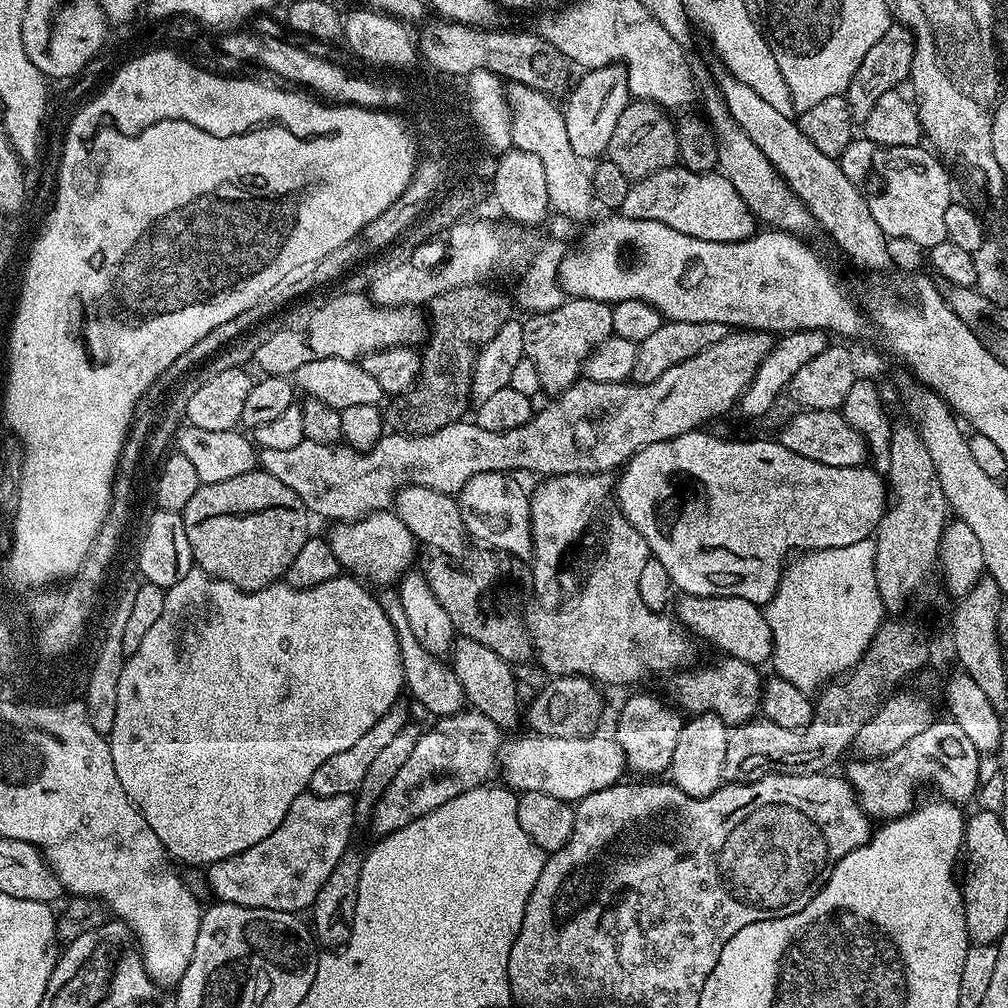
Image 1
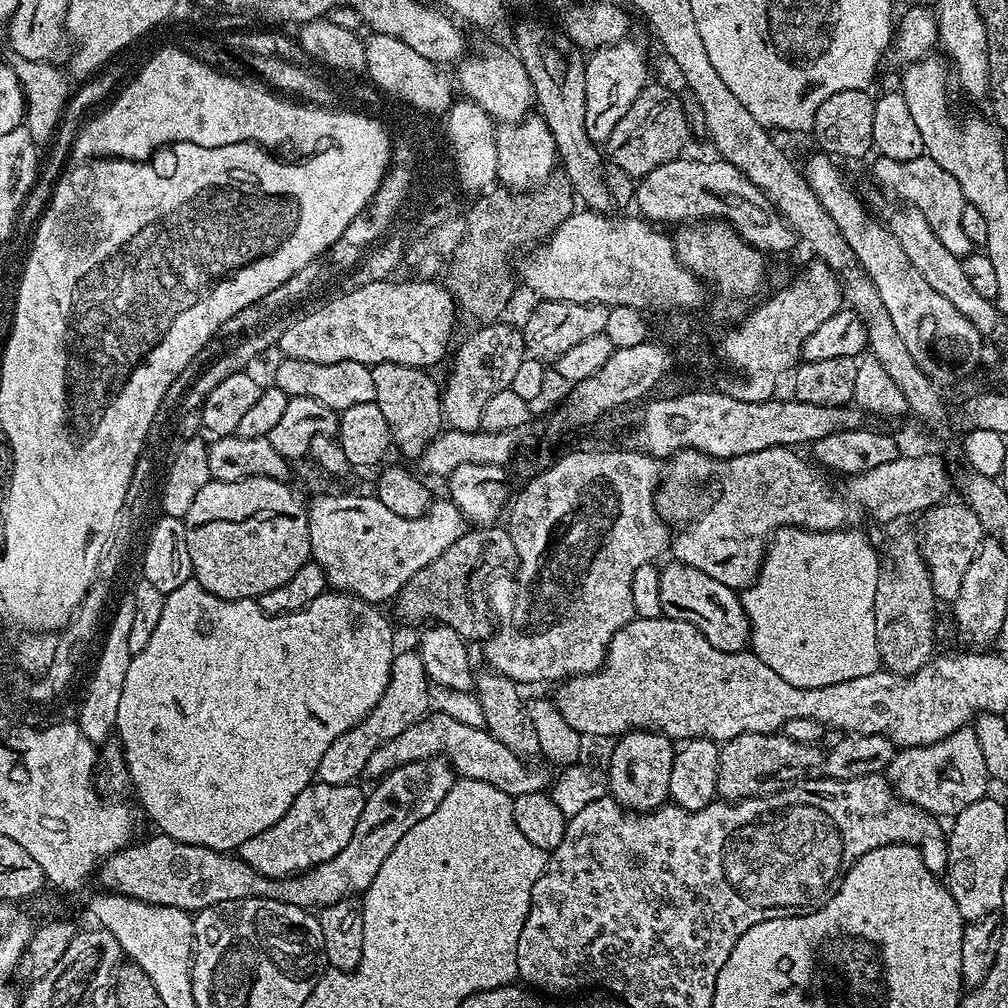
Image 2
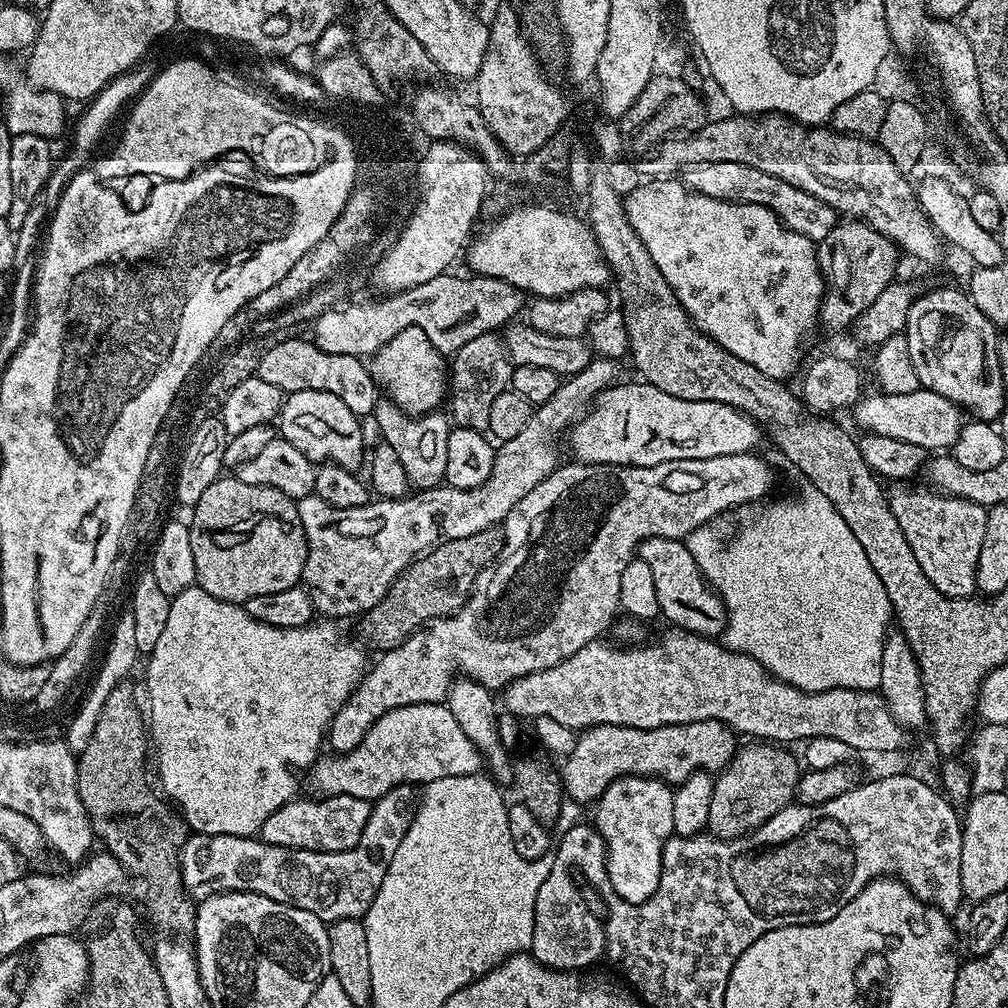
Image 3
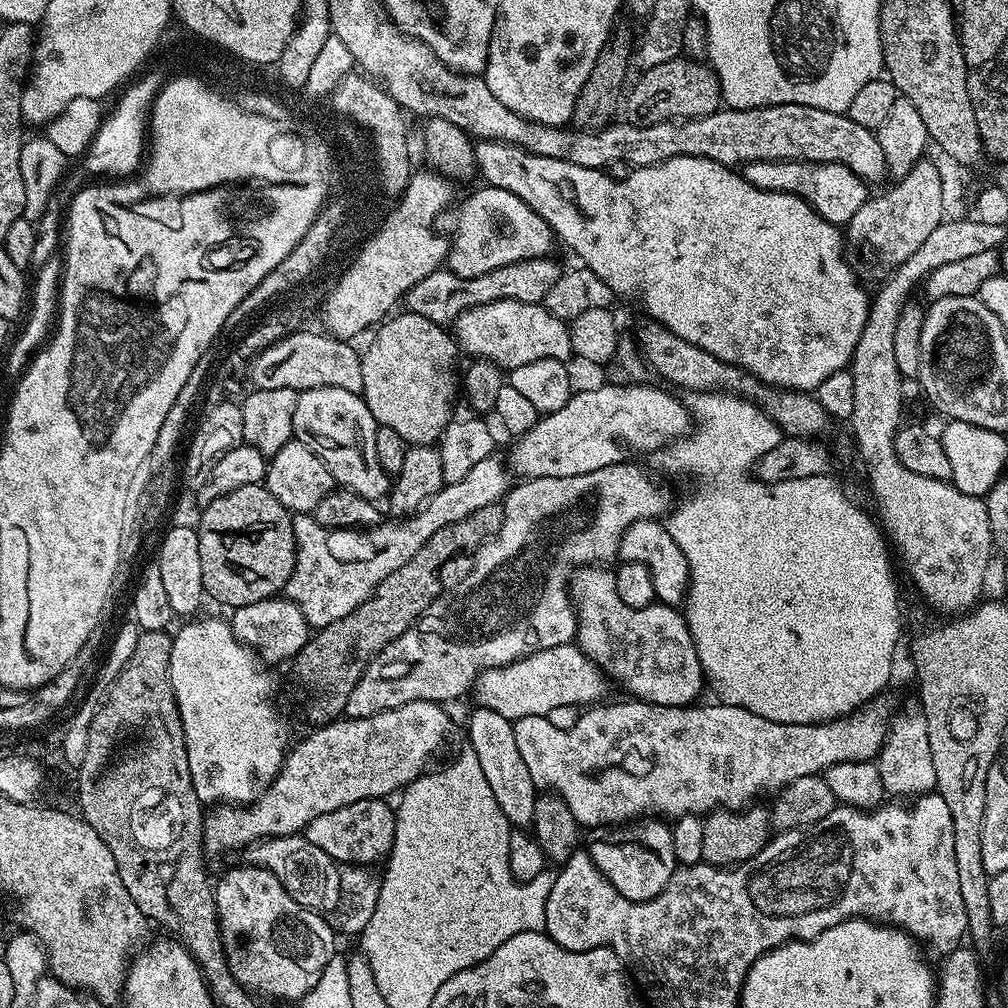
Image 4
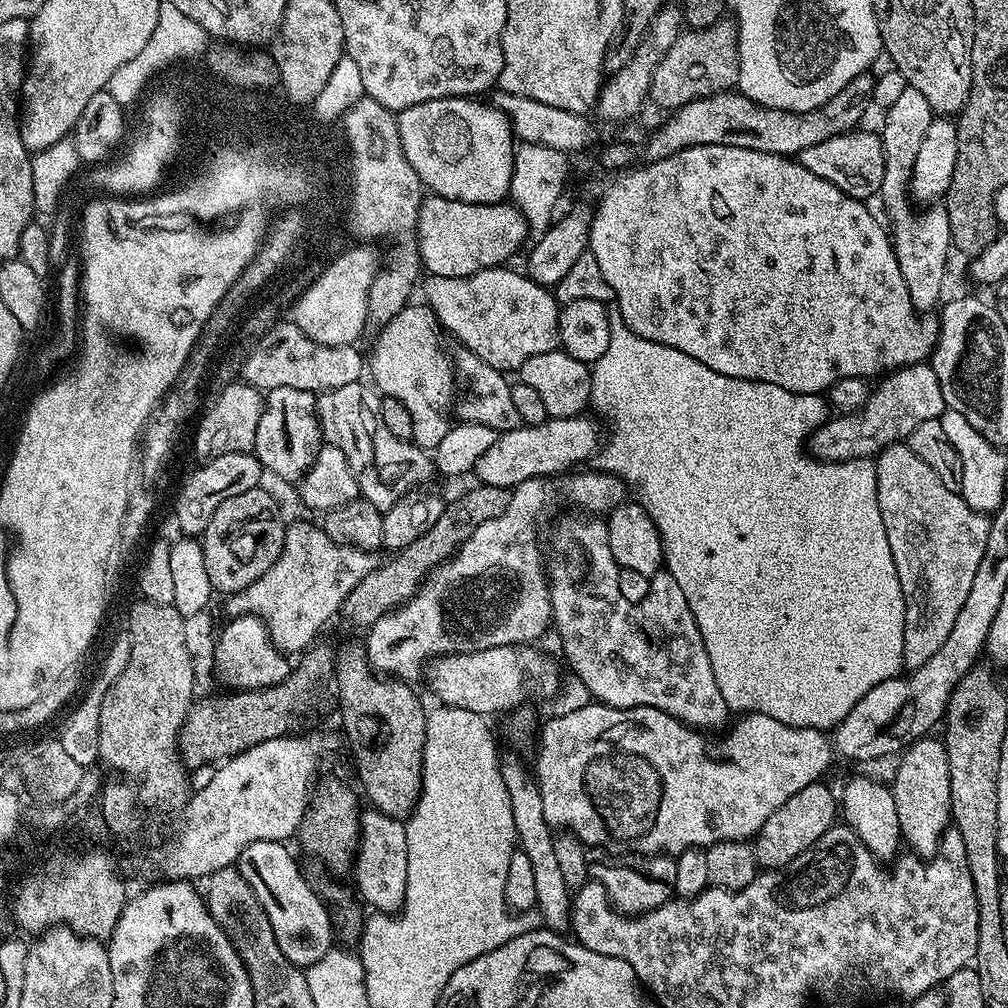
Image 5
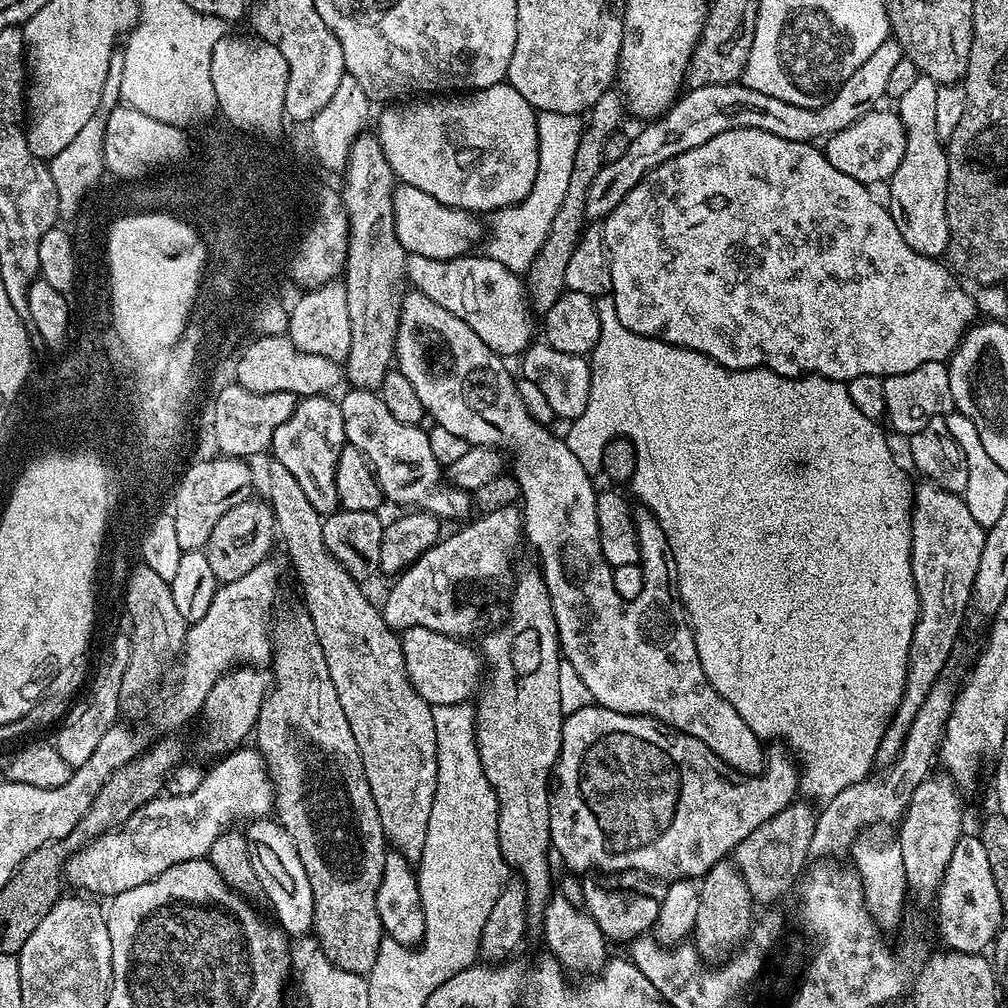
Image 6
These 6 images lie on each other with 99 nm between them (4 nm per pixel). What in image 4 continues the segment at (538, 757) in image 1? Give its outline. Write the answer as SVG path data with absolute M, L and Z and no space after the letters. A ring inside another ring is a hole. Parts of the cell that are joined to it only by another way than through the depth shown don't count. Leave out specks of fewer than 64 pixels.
M415 700L402 706L394 706L366 718L341 718L330 724L321 724L311 729L312 733L301 744L289 747L284 764L276 779L247 806L216 806L204 818L204 846L209 853L232 852L235 848L247 849L258 840L271 836L294 836L303 833L304 827L318 814L330 814L350 802L379 800L391 797L408 787L429 771L436 751L448 740L452 720L435 700Z

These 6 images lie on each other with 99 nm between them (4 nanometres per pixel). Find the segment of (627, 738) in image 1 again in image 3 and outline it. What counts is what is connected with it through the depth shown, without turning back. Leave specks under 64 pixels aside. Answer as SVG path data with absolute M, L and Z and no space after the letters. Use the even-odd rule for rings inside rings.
M620 776L595 801L594 827L604 839L604 873L608 875L610 886L620 900L641 904L651 898L654 890L658 890L658 882L662 878L662 850L675 830L673 791L673 785L655 776Z

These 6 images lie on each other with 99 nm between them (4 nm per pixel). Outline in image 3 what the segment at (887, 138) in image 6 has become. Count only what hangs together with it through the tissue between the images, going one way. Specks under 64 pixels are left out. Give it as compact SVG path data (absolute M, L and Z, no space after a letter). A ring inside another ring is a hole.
M742 162L693 164L687 169L686 183L692 191L701 192L710 198L732 200L736 204L766 206L783 221L788 229L810 238L816 244L824 240L838 223L838 214L820 199L814 198L804 190L798 190L796 186L782 182L780 178L766 174L766 170L758 170Z

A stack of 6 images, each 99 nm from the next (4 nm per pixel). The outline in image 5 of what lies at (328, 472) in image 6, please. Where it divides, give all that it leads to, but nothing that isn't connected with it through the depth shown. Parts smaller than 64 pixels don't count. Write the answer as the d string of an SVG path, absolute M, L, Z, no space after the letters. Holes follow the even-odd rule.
M282 386L269 389L264 399L263 413L256 428L255 444L252 449L253 455L259 460L261 467L267 473L270 471L284 480L297 481L313 464L313 460L320 452L324 440L323 431L315 413L317 397L313 392L295 389L292 386Z

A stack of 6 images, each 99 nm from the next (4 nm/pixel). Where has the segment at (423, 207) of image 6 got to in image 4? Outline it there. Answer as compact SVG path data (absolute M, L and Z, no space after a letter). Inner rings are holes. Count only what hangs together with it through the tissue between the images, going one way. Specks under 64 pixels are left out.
M480 186L477 192L470 193L459 204L460 201L455 205L451 213L452 221L448 224L450 243L446 268L463 280L478 278L490 270L551 253L554 245L552 227L534 214L534 210L530 210L530 206L526 206L518 194L510 194L501 188Z

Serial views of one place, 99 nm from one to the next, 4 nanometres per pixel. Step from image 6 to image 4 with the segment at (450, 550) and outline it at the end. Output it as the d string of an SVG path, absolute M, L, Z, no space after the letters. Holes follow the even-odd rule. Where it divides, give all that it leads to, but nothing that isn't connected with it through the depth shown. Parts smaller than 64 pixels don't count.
M629 462L627 464L615 464L614 466L602 466L602 470L590 470L590 474L574 474L574 478L521 479L520 485L517 488L515 485L514 488L516 500L508 498L503 501L504 521L502 522L502 530L498 530L496 536L493 536L490 540L485 540L480 545L475 553L475 556L477 556L476 561L472 564L472 569L449 592L448 589L441 591L439 598L416 619L416 623L411 624L400 637L386 645L369 662L368 669L362 674L358 686L354 686L354 690L350 690L350 698L344 707L345 713L352 718L366 718L415 700L435 700L437 702L456 700L467 688L469 691L475 685L480 673L488 668L505 668L510 662L521 660L523 656L529 656L542 650L550 650L554 646L573 643L576 638L576 609L570 591L573 572L583 569L585 566L611 565L611 560L615 561L620 555L622 534L626 534L626 530L635 520L654 520L667 517L673 507L674 499L672 500L671 490L666 485L659 484L654 477L647 476L638 465L639 463Z

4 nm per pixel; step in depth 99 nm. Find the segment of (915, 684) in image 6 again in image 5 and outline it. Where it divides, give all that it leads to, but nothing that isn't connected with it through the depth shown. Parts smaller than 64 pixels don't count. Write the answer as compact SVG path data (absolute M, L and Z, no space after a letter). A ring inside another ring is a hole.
M907 443L887 444L880 449L874 460L876 481L878 482L878 510L882 510L882 524L886 526L886 538L890 542L890 554L894 554L894 570L902 586L904 599L904 668L911 670L926 666L942 642L946 642L958 610L966 602L970 586L974 582L974 573L982 563L982 554L986 554L989 517L983 512L975 512L959 492L950 490L918 454L908 448Z

